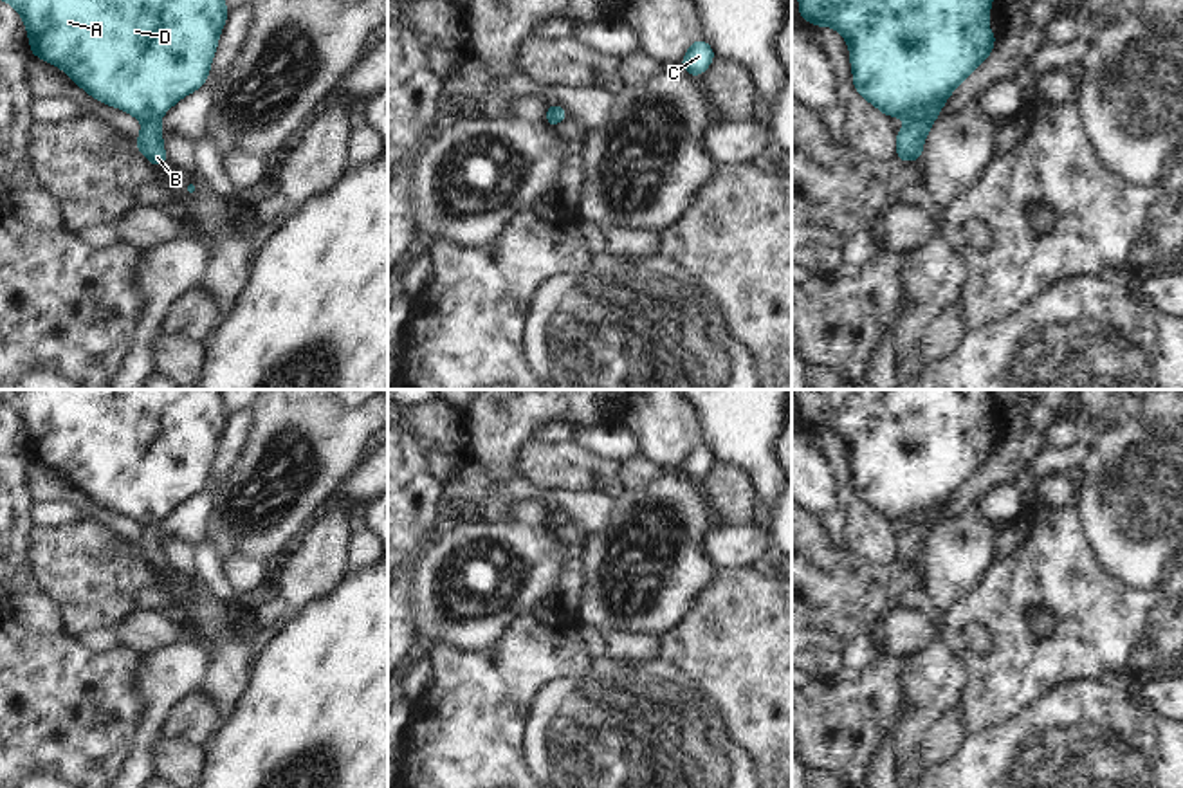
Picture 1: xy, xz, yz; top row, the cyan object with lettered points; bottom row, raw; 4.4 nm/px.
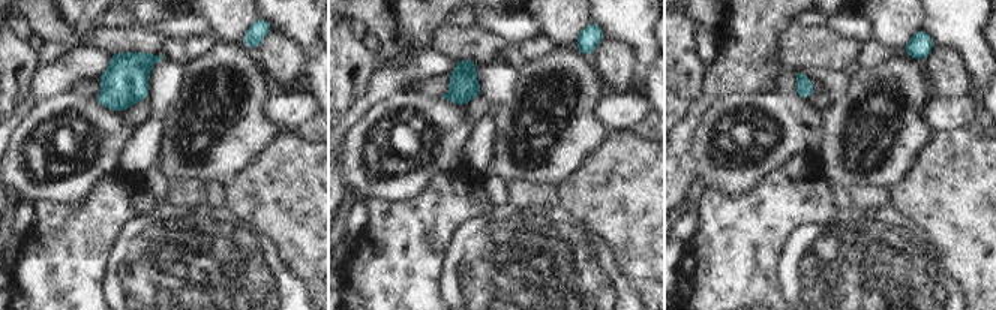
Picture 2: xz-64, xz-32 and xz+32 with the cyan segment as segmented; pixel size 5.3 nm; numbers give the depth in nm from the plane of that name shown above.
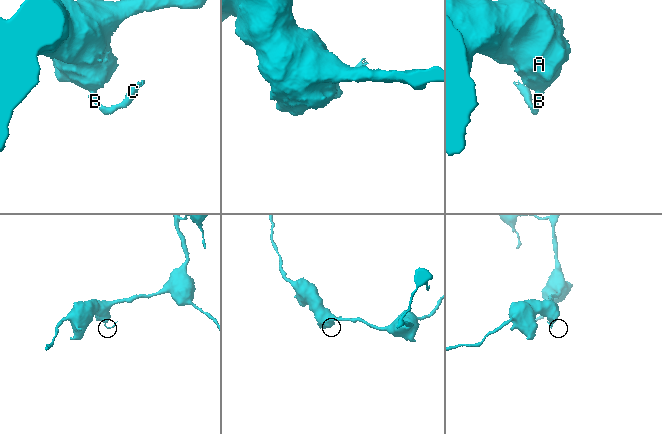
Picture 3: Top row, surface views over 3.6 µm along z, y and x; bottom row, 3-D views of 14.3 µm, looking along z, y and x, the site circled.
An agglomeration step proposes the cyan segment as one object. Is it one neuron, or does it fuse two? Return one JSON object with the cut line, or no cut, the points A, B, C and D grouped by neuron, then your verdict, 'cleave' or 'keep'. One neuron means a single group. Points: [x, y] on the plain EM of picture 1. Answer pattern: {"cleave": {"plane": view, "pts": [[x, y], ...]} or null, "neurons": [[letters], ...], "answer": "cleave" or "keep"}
{"cleave": {"plane": "yz", "pts": [[911, 523], [927, 523], [931, 527]]}, "neurons": [["A", "D"], ["B", "C"]], "answer": "cleave"}

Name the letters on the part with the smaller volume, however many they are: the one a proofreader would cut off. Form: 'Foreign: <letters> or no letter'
Foreign: B, C

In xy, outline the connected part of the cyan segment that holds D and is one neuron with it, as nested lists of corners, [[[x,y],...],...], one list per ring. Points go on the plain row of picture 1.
[[[0,389],[0,404],[23,422],[31,460],[63,472],[88,499],[142,527],[159,525],[207,485],[229,418],[218,389]]]

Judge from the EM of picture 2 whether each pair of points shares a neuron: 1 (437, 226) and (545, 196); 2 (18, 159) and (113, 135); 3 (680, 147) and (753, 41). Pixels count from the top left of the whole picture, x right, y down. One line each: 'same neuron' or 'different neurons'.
1: different neurons
2: same neuron
3: same neuron

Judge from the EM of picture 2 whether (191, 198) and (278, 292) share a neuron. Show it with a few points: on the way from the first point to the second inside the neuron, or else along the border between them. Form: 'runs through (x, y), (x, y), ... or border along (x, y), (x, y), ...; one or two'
runs through (207, 222), (254, 268); one

